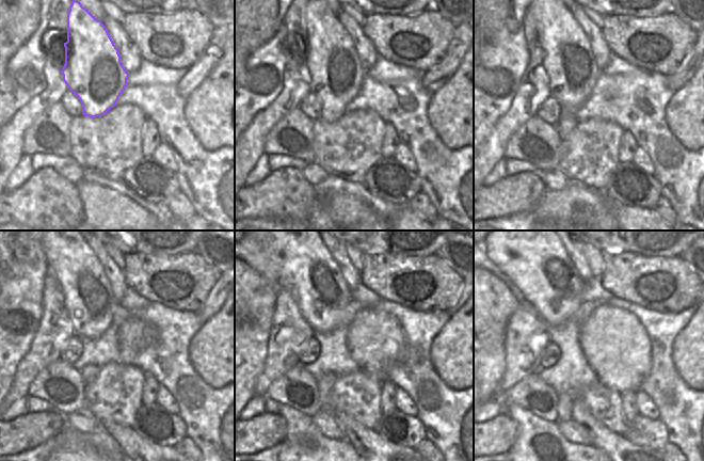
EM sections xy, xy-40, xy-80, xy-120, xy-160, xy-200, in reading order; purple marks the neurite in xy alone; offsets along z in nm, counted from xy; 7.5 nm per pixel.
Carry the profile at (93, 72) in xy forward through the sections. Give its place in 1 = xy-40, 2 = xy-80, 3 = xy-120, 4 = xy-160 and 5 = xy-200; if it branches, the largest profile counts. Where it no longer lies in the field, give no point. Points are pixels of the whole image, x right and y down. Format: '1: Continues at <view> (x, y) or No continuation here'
1: Continues at xy-40 (331, 63)
2: Continues at xy-80 (568, 60)
3: Continues at xy-120 (88, 298)
4: Continues at xy-160 (308, 272)
5: Continues at xy-200 (529, 252).

